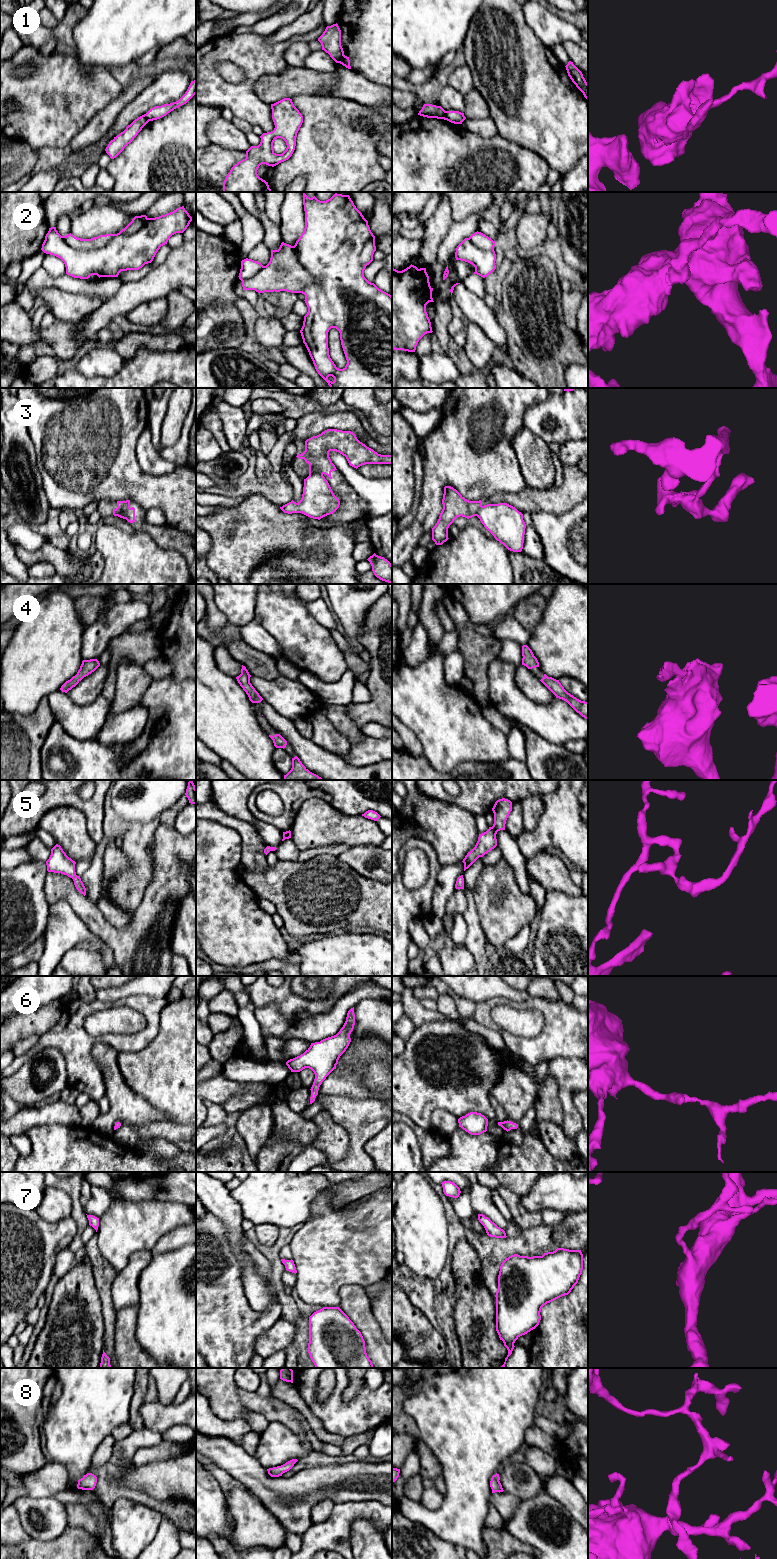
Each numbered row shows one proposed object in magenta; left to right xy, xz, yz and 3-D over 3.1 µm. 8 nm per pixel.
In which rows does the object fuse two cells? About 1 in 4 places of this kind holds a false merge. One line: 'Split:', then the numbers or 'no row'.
Split: 1, 2, 3

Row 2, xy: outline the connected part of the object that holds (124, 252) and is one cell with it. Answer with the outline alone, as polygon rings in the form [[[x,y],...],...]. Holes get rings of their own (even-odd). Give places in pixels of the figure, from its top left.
[[[184,206],[173,212],[155,218],[148,218],[145,224],[132,234],[117,233],[104,247],[91,250],[76,250],[69,246],[56,227],[49,228],[41,250],[60,258],[66,267],[66,274],[74,278],[88,279],[92,275],[100,277],[118,277],[121,271],[139,270],[145,264],[151,263],[161,246],[167,244],[169,238],[176,233],[183,233],[192,217]]]

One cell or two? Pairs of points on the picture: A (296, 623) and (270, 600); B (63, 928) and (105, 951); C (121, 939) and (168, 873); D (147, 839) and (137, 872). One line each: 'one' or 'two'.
A: one
B: one
C: one
D: one

